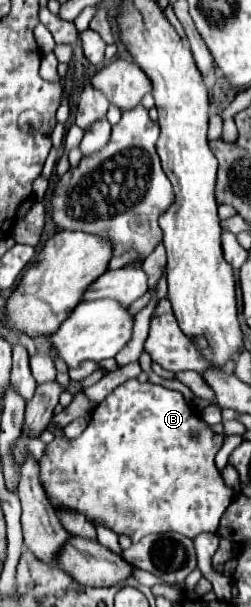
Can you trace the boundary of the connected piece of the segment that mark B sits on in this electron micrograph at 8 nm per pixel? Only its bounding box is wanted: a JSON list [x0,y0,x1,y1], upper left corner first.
[39,379,235,543]

